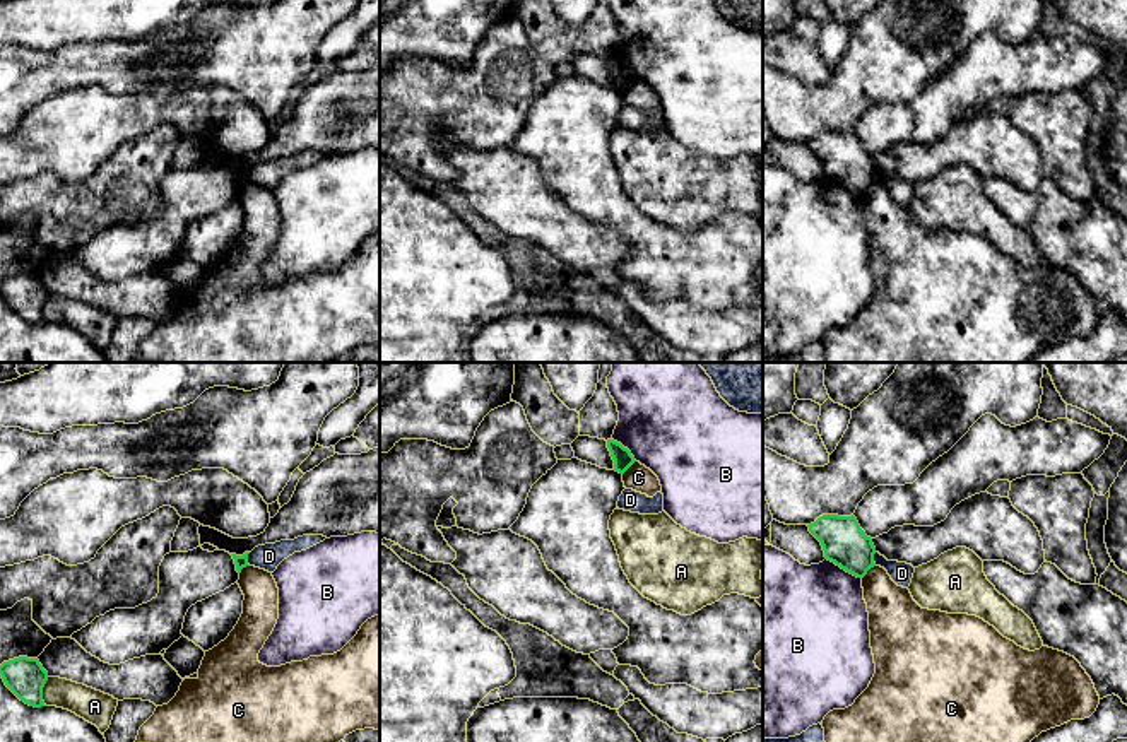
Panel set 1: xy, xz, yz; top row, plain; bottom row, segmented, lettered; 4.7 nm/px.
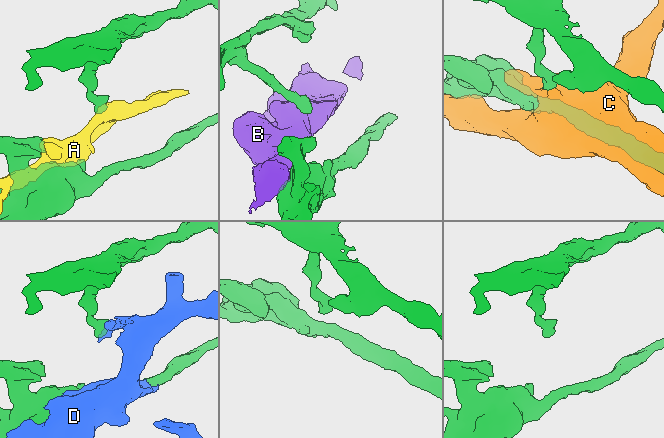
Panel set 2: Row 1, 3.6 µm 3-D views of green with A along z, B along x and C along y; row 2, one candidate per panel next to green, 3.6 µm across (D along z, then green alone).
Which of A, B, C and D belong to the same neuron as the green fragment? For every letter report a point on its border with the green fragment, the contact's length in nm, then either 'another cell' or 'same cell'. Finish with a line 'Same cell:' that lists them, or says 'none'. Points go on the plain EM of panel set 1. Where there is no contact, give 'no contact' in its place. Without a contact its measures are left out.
A: contact xy (41, 308); length 140 nm; another cell
B: contact yz (843, 185); length 190 nm; another cell
C: contact yz (867, 187); length 90 nm; another cell
D: contact xy (247, 176); length 60 nm; another cell
Same cell: none

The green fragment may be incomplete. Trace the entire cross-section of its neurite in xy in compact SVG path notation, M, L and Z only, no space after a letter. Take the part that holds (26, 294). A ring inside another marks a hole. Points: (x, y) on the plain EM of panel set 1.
M19 274L0 282L0 292L5 303L26 321L41 325L43 304L48 297L48 289L38 275Z

